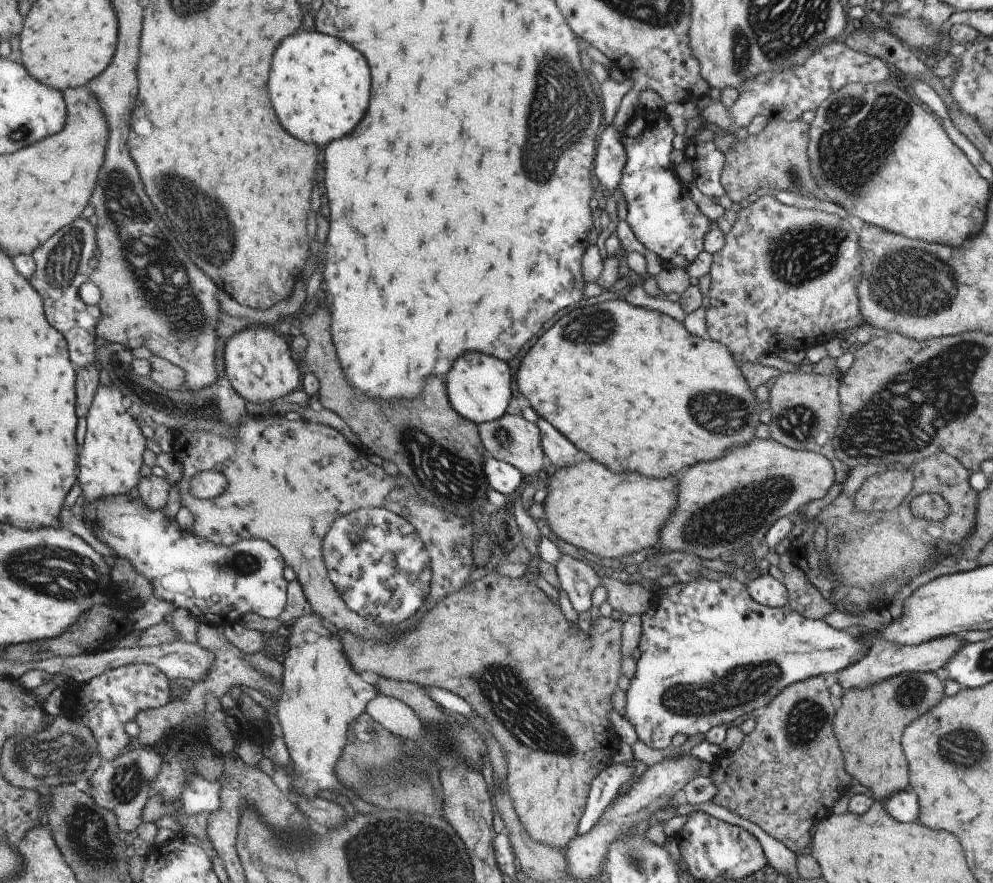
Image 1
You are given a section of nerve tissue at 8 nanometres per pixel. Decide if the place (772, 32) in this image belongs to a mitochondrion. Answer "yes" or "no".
yes

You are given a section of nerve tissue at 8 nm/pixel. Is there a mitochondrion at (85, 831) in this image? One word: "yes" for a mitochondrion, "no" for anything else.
yes

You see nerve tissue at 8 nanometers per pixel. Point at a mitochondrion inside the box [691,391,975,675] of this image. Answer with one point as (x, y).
(800, 422)

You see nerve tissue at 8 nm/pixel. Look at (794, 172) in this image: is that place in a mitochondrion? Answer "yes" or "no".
yes

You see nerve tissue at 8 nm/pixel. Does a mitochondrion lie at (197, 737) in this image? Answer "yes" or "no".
no

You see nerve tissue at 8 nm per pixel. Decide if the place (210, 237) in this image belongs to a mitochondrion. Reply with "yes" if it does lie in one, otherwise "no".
yes

